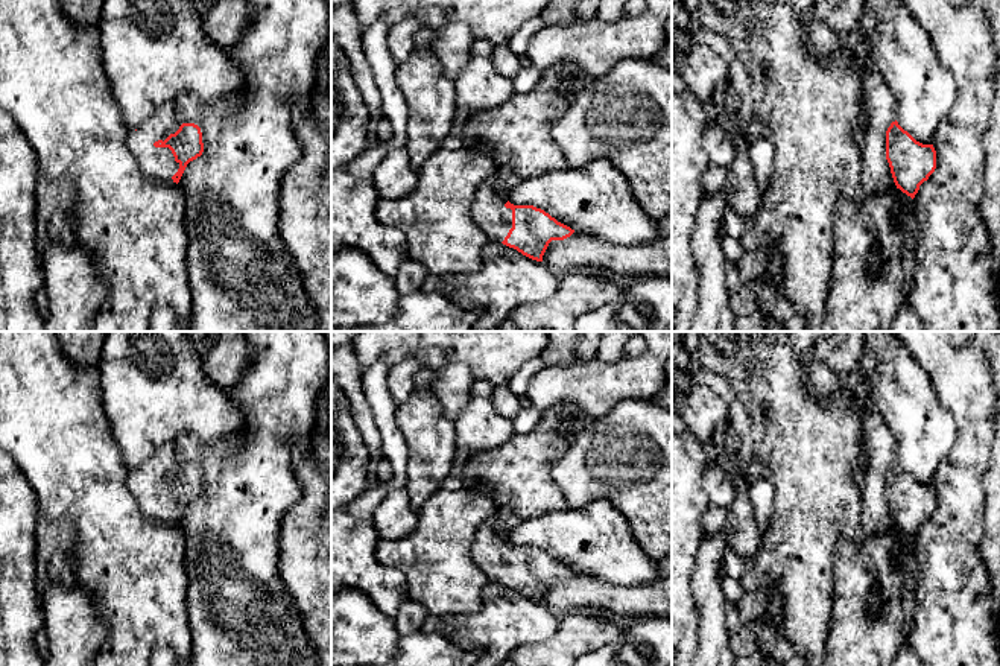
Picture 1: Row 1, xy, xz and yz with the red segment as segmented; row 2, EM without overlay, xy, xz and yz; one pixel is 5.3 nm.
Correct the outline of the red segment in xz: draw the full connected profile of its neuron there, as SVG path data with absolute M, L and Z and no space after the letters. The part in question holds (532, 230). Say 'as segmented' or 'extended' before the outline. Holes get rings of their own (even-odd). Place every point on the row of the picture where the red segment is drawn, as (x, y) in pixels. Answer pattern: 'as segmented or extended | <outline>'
extended | M497 166L495 172L477 189L471 217L489 240L543 262L549 243L570 237L574 230L541 208L511 204L508 196L520 181L509 167Z

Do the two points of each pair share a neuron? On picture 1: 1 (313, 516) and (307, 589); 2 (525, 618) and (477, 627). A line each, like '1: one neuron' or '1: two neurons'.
1: one neuron
2: one neuron

